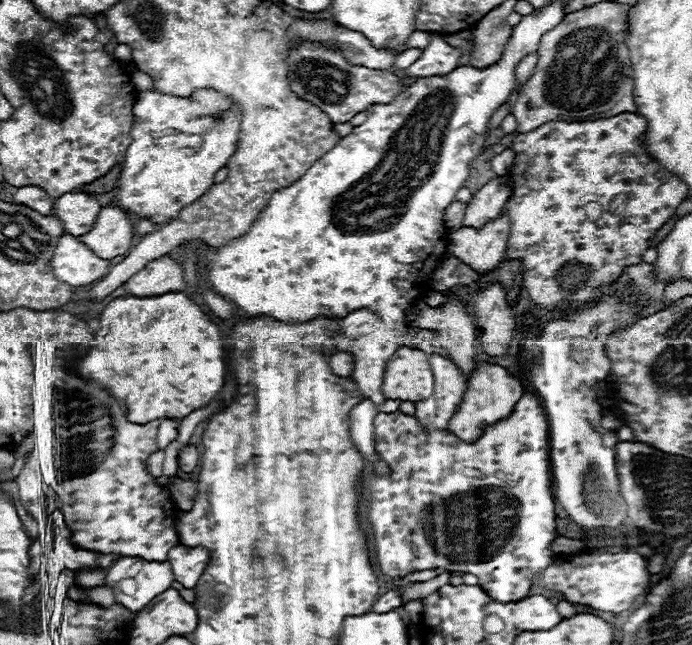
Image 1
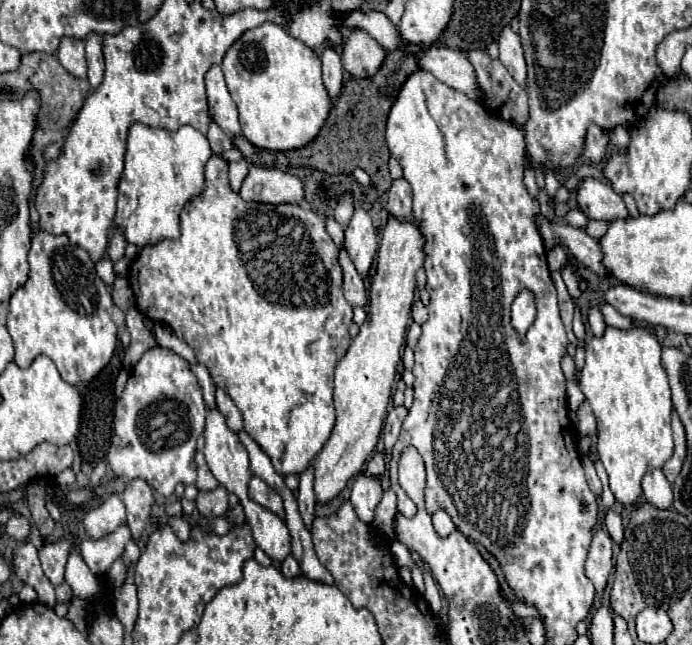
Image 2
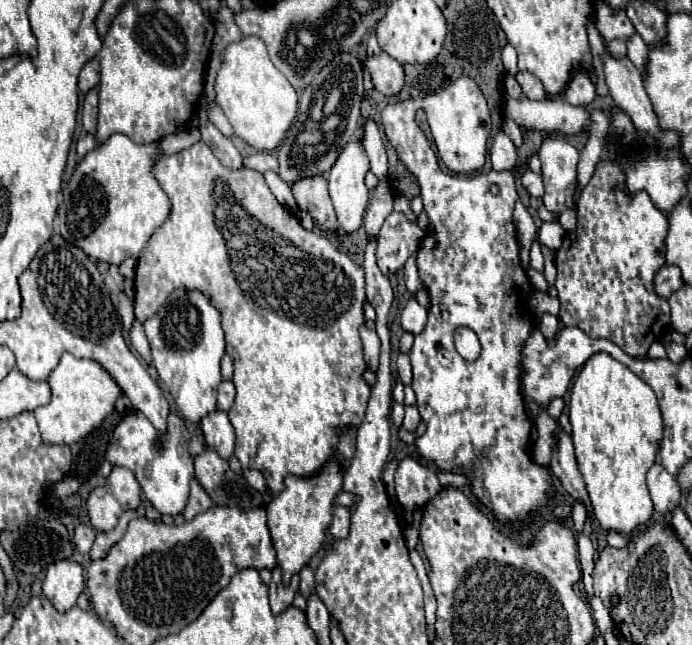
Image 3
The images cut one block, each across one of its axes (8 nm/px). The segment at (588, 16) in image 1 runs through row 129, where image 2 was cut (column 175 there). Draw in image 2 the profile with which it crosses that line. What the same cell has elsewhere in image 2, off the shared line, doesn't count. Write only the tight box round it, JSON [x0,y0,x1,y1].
[166,518,192,542]

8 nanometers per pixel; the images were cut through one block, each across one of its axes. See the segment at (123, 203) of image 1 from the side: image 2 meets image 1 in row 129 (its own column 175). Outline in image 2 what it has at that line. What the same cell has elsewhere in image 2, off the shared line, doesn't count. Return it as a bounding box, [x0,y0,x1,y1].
[114,124,212,248]

